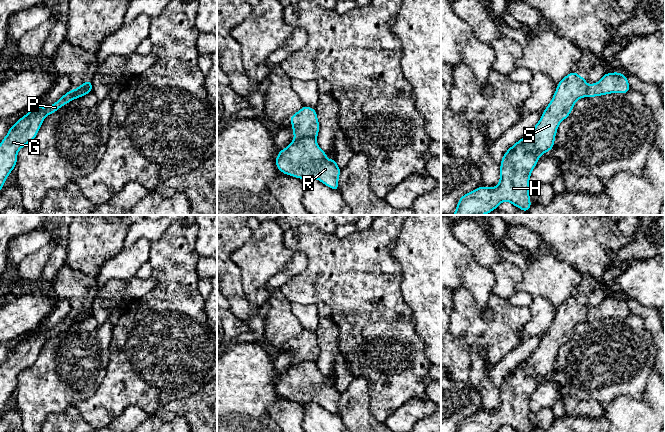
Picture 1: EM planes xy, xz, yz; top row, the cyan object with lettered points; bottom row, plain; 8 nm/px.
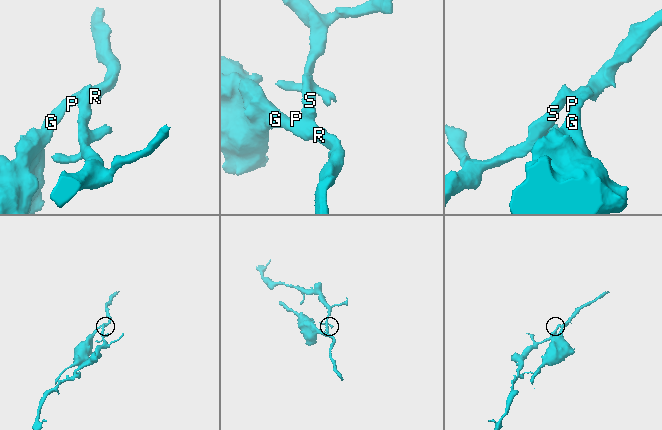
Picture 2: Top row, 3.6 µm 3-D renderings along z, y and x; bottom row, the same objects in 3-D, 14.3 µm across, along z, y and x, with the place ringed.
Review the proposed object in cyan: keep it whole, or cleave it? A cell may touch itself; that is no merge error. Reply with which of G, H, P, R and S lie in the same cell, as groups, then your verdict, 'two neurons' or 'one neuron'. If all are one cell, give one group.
groups G P R / H S; two neurons

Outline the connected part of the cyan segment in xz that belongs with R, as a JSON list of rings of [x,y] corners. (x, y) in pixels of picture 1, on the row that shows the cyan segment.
[[[304,137],[294,138],[291,144],[282,150],[276,157],[276,167],[283,173],[300,179],[316,178],[329,188],[339,191],[338,178],[341,169],[337,166],[336,160],[326,159],[326,152],[322,151],[317,144],[316,138]]]

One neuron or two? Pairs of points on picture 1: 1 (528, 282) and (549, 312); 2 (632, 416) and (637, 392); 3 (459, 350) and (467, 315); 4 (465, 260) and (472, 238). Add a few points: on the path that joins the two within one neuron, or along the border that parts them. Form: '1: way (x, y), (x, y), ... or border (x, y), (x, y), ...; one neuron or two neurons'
1: border (533, 296), (546, 298), (556, 309); two neurons
2: border (648, 378), (643, 400), (617, 395), (612, 401); two neurons
3: border (451, 333), (462, 340), (469, 348); two neurons
4: border (452, 232), (483, 267); two neurons

